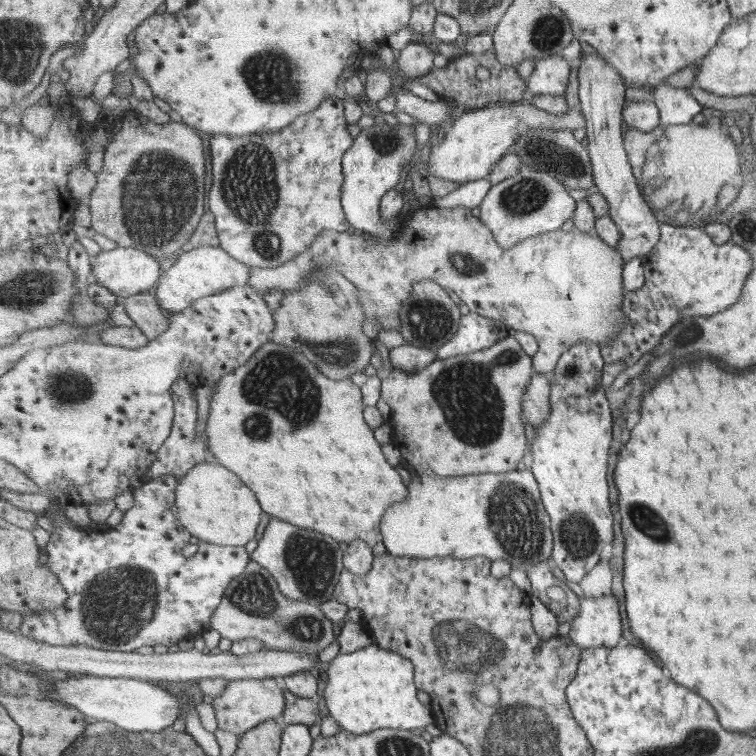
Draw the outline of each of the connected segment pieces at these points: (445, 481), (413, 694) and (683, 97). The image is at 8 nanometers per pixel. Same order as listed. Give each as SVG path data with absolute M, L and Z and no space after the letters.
M531 468L465 477L432 477L412 471L408 486L407 500L393 504L381 522L383 543L391 555L415 559L452 557L454 560L485 556L490 561L502 559L525 572L539 562L551 561L555 542L552 519L542 502L540 483Z
M377 644L361 648L351 654L337 654L329 662L326 671L328 680L324 688L324 700L328 712L339 722L343 729L353 734L372 733L379 728L393 728L393 730L424 729L433 724L433 714L430 706L423 706L417 698L419 686L416 684L416 667L409 658L391 650L385 650Z
M664 82L657 86L653 96L660 110L660 125L663 128L687 124L703 108L691 97L691 93L685 92L683 88L672 88Z

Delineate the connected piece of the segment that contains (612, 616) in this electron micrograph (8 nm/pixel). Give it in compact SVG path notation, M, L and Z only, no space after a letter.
M613 592L609 595L601 595L601 597L585 597L581 599L581 613L574 618L571 623L569 636L572 642L577 644L581 649L597 648L597 647L616 647L624 641L623 636L624 624L621 616L622 608L617 599L617 595Z

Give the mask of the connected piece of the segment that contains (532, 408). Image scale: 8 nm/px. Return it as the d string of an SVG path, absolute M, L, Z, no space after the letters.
M535 372L531 384L525 392L524 414L535 428L543 426L551 416L552 383L550 377Z

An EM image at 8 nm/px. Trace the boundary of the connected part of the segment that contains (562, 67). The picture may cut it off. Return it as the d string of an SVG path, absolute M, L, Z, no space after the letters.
M561 55L549 56L537 60L534 70L526 82L527 95L543 96L543 94L563 95L569 86L571 61Z

